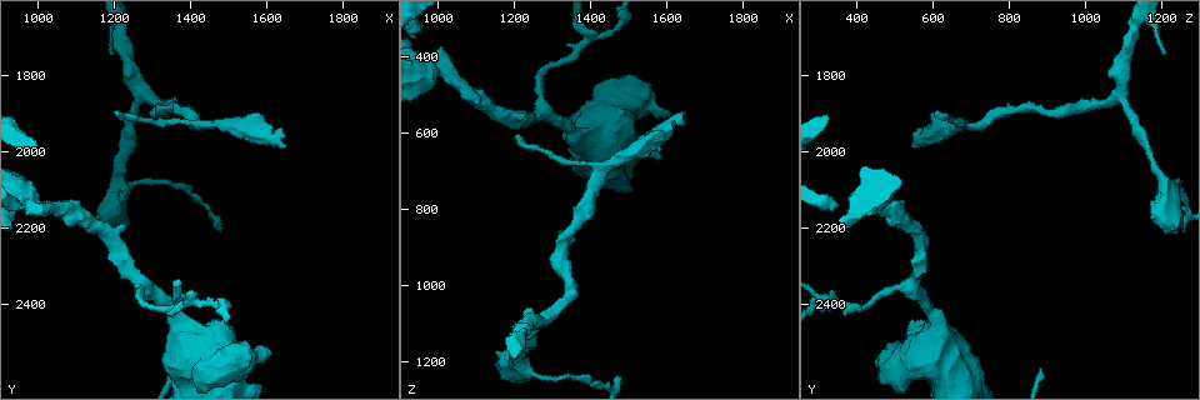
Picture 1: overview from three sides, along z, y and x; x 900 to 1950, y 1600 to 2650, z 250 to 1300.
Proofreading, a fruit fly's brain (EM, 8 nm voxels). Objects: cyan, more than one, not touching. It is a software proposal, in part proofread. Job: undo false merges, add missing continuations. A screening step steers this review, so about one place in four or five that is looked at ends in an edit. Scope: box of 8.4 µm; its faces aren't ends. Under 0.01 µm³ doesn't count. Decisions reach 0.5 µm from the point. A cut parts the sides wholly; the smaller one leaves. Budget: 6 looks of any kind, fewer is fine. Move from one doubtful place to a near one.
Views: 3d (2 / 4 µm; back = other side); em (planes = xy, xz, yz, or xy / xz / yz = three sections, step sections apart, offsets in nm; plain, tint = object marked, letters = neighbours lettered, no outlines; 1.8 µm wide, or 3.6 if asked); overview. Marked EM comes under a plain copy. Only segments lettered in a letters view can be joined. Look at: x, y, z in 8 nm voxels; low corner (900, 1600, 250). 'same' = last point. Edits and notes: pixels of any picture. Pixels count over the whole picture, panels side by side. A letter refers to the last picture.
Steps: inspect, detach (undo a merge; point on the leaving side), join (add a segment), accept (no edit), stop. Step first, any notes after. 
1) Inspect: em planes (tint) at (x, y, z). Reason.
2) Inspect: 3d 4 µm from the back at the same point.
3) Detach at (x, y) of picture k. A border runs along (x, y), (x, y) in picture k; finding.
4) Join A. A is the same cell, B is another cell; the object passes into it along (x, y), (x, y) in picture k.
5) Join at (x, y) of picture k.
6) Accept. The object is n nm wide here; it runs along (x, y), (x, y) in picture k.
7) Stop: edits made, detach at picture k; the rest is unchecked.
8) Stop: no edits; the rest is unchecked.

Inspect: em 3.6 µm xy step 16 (tint) at (1365, 2455, 620). Calibre changes.

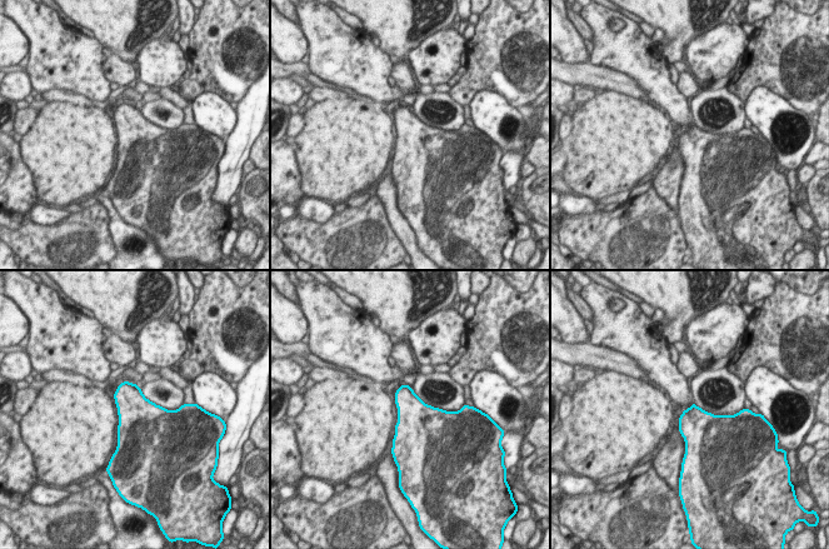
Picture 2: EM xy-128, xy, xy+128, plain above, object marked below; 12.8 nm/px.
Inspect: em 3.6 µm planes (letters) at the same point. Another direction.

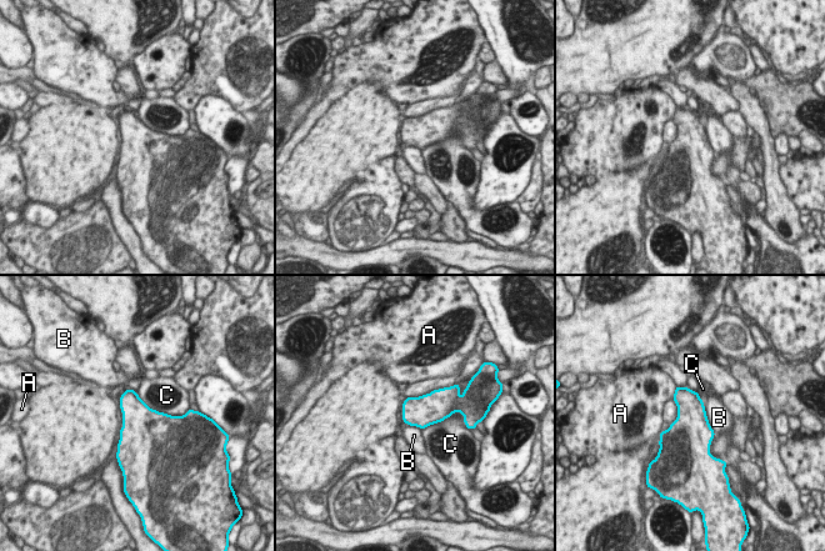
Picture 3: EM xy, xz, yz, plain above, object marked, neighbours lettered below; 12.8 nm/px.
Accept. A, B and C are other cells; a border runs along (701, 400), (708, 422), (715, 432) in picture 3; continuous, no second neuron.

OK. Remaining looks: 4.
Inspect: em xz step 8 (tint) at (1395, 2400, 350). Two arms in line, one across.

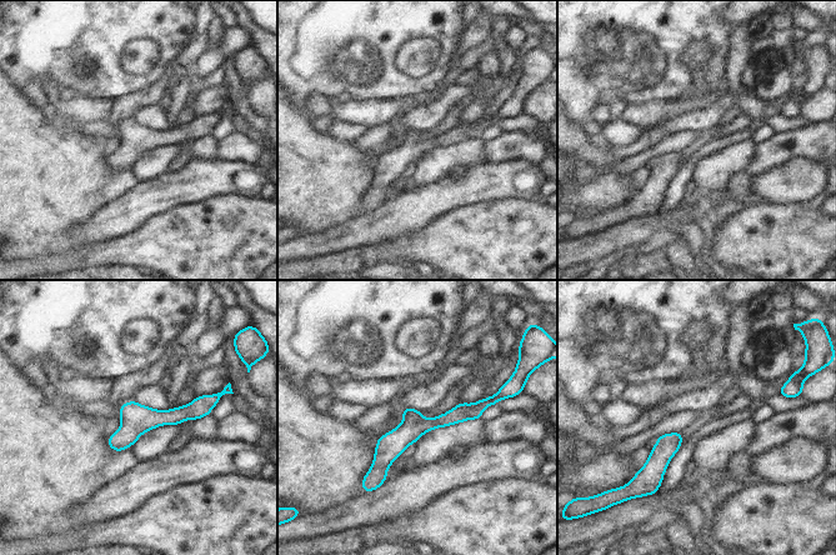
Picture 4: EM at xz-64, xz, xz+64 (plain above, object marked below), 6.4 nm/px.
Inspect: em planes (tint) at the same point.

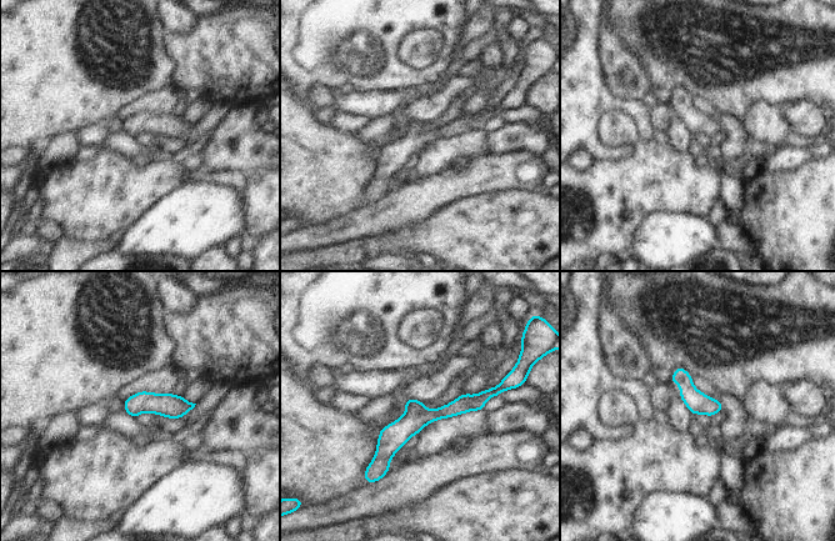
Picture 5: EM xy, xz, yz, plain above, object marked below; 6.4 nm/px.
Inspect: em planes (letters) at the same point. See the neighbours.

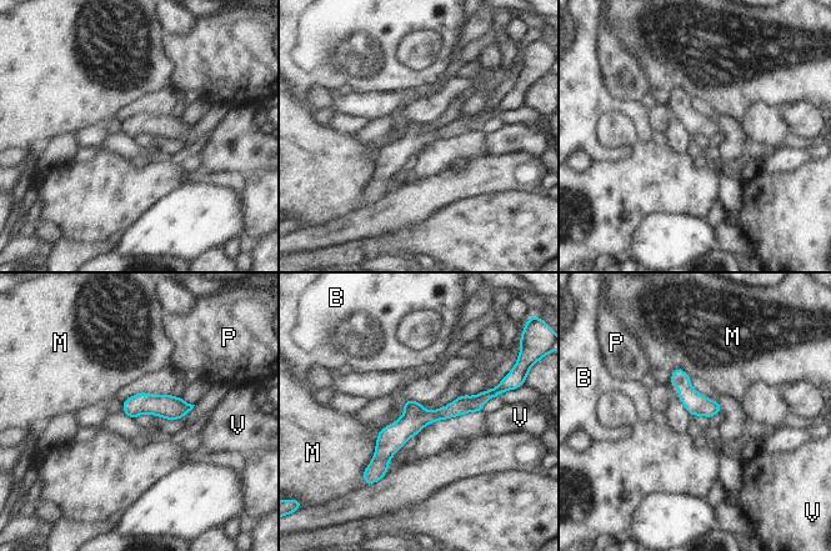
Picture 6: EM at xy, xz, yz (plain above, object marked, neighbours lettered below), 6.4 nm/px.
Accept. The object is 140 nm wide here; the longest contact is with M, 340 nm; B, M, P and V are other cells; continuous, no second neuron.

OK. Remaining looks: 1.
Stop: no edits; the rest is unchecked.

